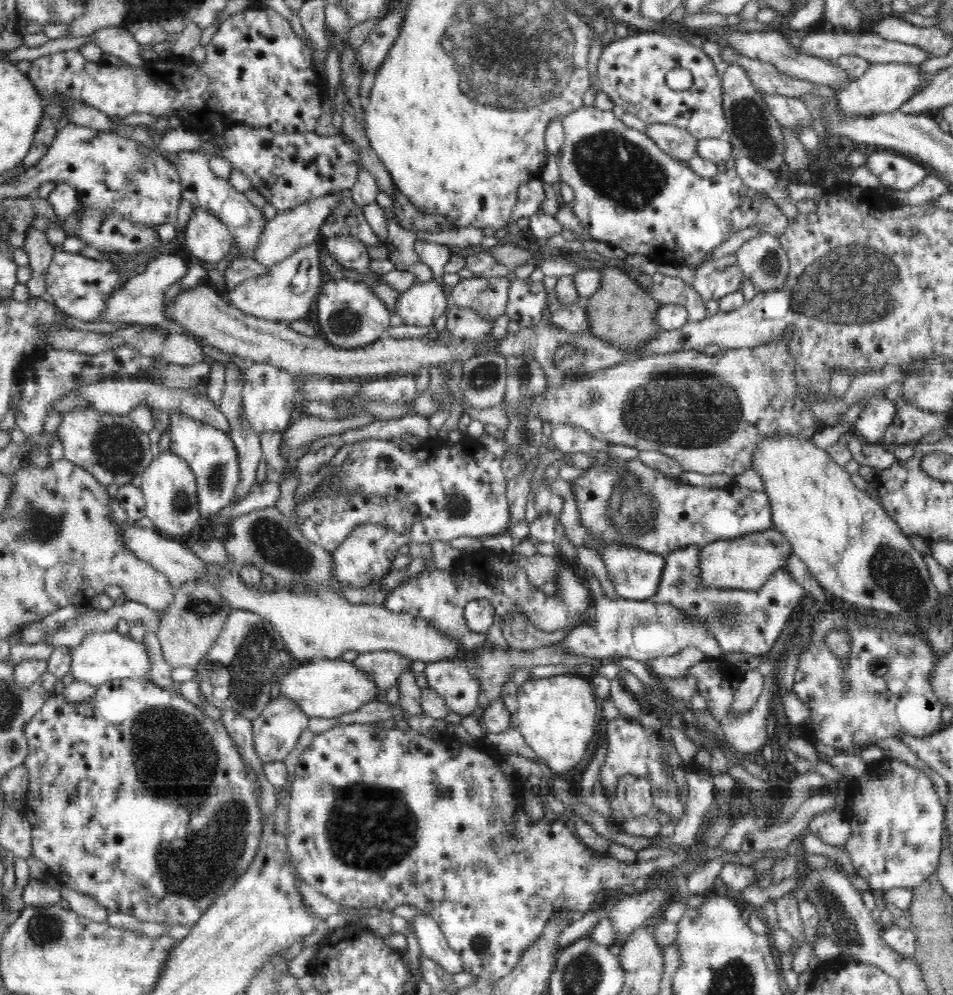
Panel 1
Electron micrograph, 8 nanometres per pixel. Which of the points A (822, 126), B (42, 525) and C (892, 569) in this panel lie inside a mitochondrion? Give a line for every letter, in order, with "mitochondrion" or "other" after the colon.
A: other
B: mitochondrion
C: mitochondrion

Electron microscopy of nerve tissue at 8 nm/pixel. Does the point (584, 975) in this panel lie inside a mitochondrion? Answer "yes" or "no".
yes

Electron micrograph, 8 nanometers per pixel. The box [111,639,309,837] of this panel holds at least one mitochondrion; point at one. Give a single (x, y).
(185, 749)

